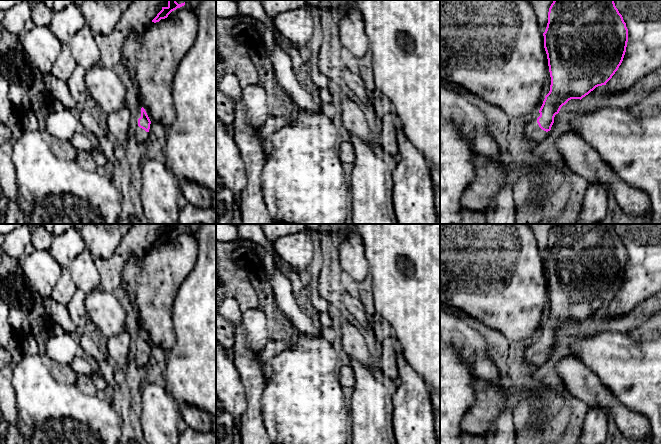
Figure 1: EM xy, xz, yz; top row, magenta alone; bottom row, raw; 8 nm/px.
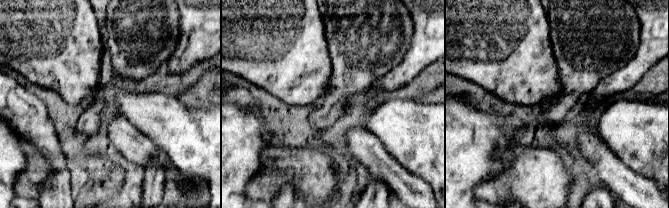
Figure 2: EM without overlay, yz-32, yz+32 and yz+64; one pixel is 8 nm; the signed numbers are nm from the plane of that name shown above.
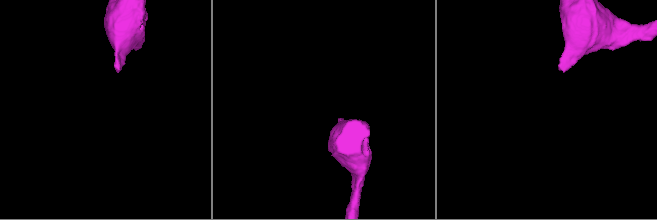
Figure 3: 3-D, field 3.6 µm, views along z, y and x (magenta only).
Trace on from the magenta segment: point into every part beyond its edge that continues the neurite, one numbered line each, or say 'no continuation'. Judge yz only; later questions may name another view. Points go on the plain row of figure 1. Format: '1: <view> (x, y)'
1: yz (533, 356)

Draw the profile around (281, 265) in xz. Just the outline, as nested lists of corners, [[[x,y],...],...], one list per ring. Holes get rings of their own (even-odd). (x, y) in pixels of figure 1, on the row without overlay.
[[[276,253],[275,258],[275,264],[277,266],[277,268],[283,273],[286,269],[290,269],[291,271],[295,272],[296,274],[298,274],[299,276],[302,276],[302,272],[296,268],[293,267],[292,265],[284,262]]]

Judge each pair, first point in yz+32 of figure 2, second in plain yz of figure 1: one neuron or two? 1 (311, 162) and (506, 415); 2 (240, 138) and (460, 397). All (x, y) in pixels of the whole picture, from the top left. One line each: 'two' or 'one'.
1: two
2: one

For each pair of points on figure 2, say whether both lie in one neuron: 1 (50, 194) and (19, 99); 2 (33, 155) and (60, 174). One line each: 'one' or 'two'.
1: one
2: two

